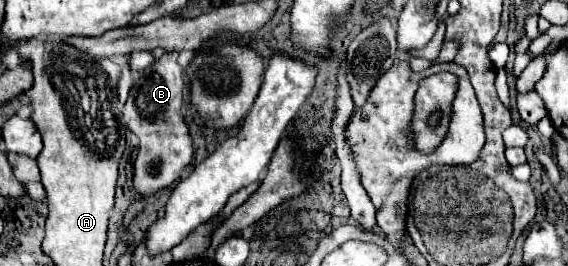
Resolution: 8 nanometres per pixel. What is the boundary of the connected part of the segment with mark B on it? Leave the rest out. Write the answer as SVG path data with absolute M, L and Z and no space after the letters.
M178 53L162 55L160 61L150 65L146 73L134 83L122 111L128 129L140 139L140 151L134 163L134 189L138 191L138 197L170 187L180 179L184 167L192 163L192 137L188 123L182 117L184 81L176 59Z

